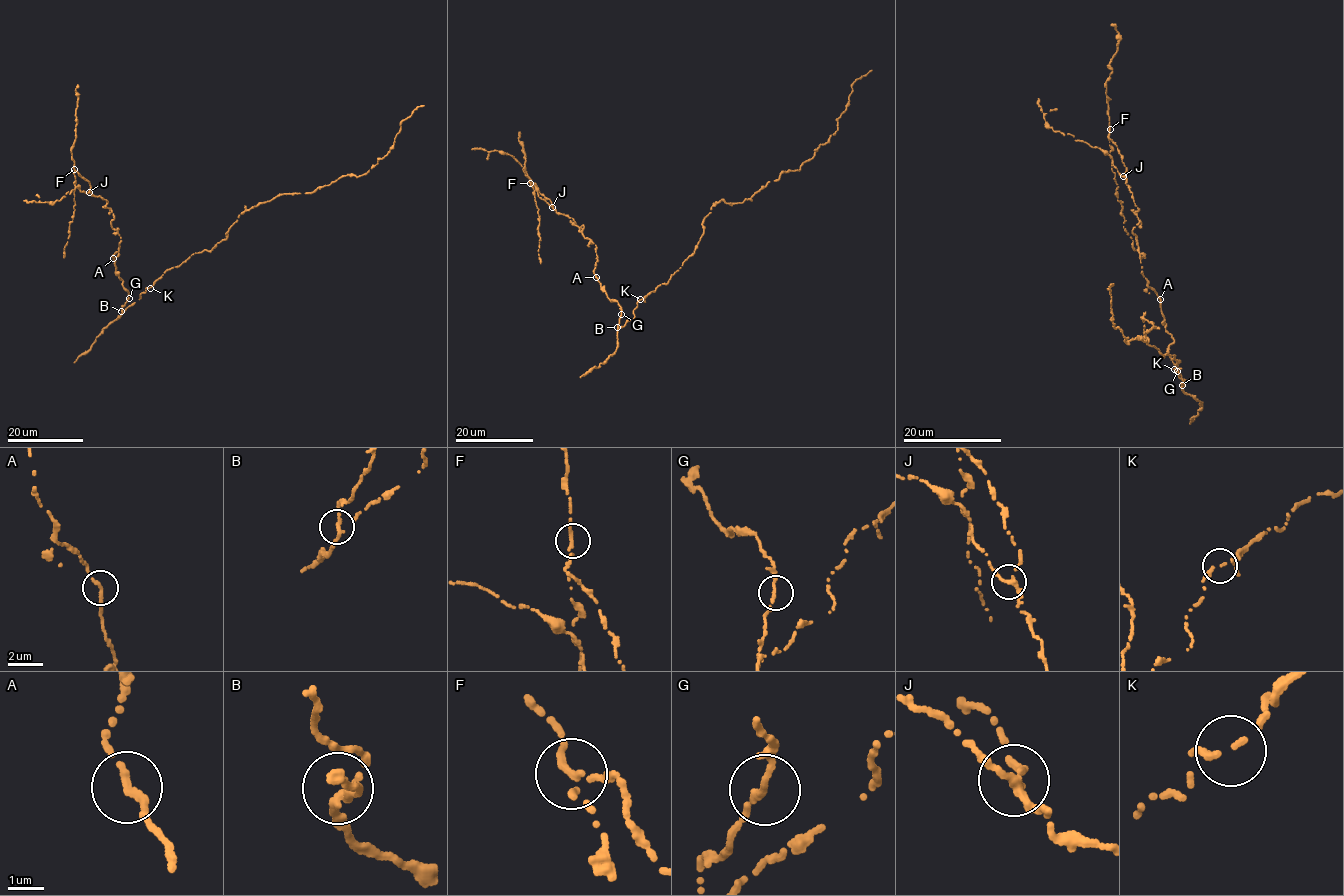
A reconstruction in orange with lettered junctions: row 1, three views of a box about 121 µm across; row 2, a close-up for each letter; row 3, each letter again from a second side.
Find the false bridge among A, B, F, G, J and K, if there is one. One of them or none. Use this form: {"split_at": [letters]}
{"split_at": ["F"]}

